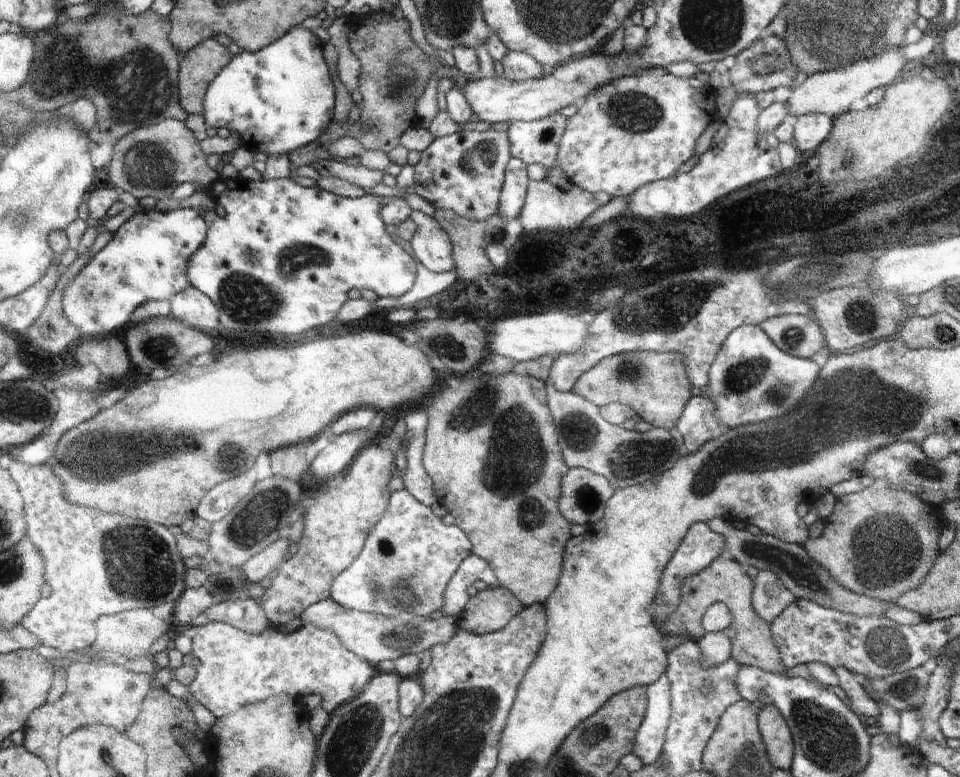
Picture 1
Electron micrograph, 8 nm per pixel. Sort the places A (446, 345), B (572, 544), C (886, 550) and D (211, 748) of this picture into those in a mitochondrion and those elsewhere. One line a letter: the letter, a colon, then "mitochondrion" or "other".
A: mitochondrion
B: other
C: mitochondrion
D: other

